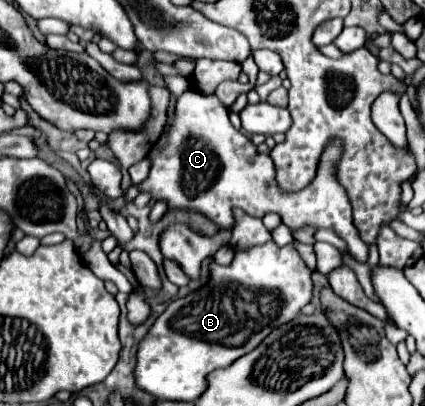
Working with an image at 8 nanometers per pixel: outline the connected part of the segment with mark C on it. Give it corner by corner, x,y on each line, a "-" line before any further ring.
188,88
176,98
172,122
148,154
152,168
148,178
138,184
138,190
150,194
156,202
160,198
166,200
168,210
194,210
222,230
234,228
236,224
232,208
242,208
254,218
264,218
268,212
276,212
292,232
306,226
328,228
346,242
348,252
358,262
366,262
368,246
360,240
348,196
334,178
334,162
338,156
340,142
334,140
322,154
318,178
314,178
314,182
302,192
282,194
274,186
272,158
260,154
258,148
230,124
228,108
218,100
218,96

